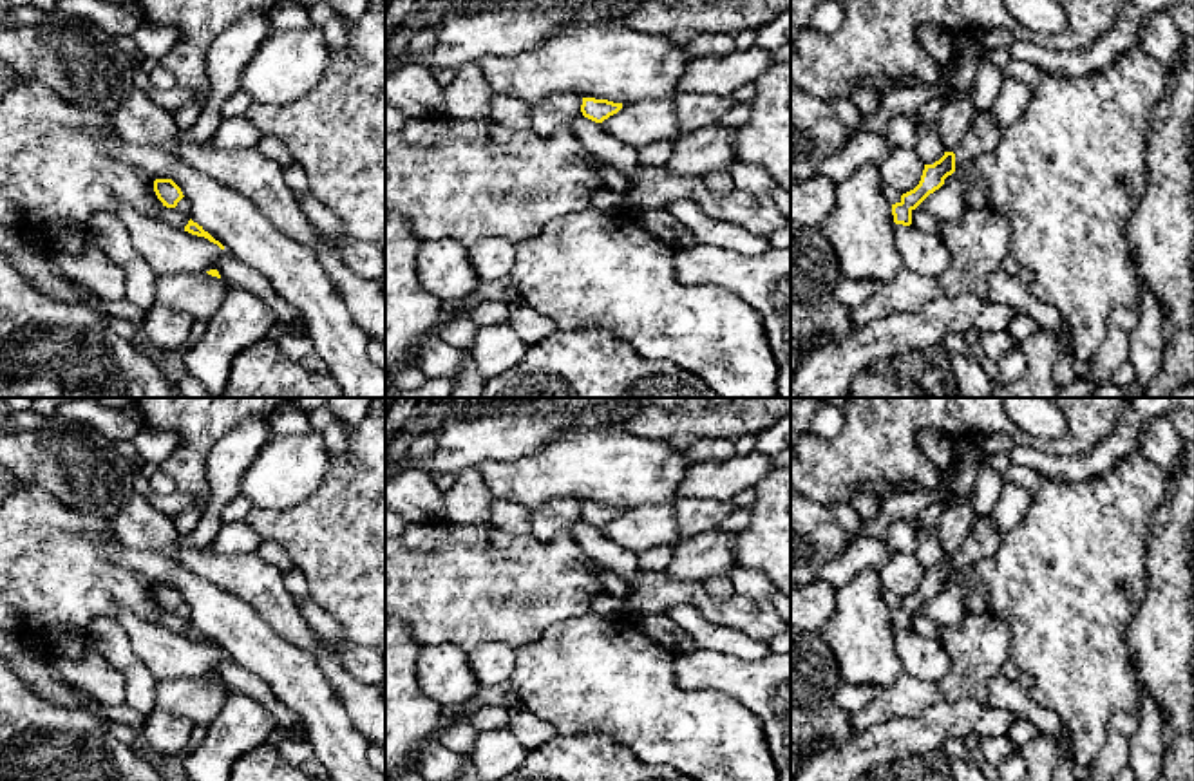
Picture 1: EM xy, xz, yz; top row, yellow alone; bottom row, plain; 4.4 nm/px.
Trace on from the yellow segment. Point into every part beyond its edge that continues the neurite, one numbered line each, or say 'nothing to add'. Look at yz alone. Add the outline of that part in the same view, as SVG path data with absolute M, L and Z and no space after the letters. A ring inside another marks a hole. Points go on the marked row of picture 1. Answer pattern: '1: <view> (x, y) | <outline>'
nothing to add

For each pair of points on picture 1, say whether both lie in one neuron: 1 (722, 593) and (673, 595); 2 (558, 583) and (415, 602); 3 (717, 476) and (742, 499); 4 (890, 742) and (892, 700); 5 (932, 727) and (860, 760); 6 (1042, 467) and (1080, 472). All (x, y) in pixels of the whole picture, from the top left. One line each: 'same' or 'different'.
1: different
2: same
3: different
4: different
5: same
6: same

